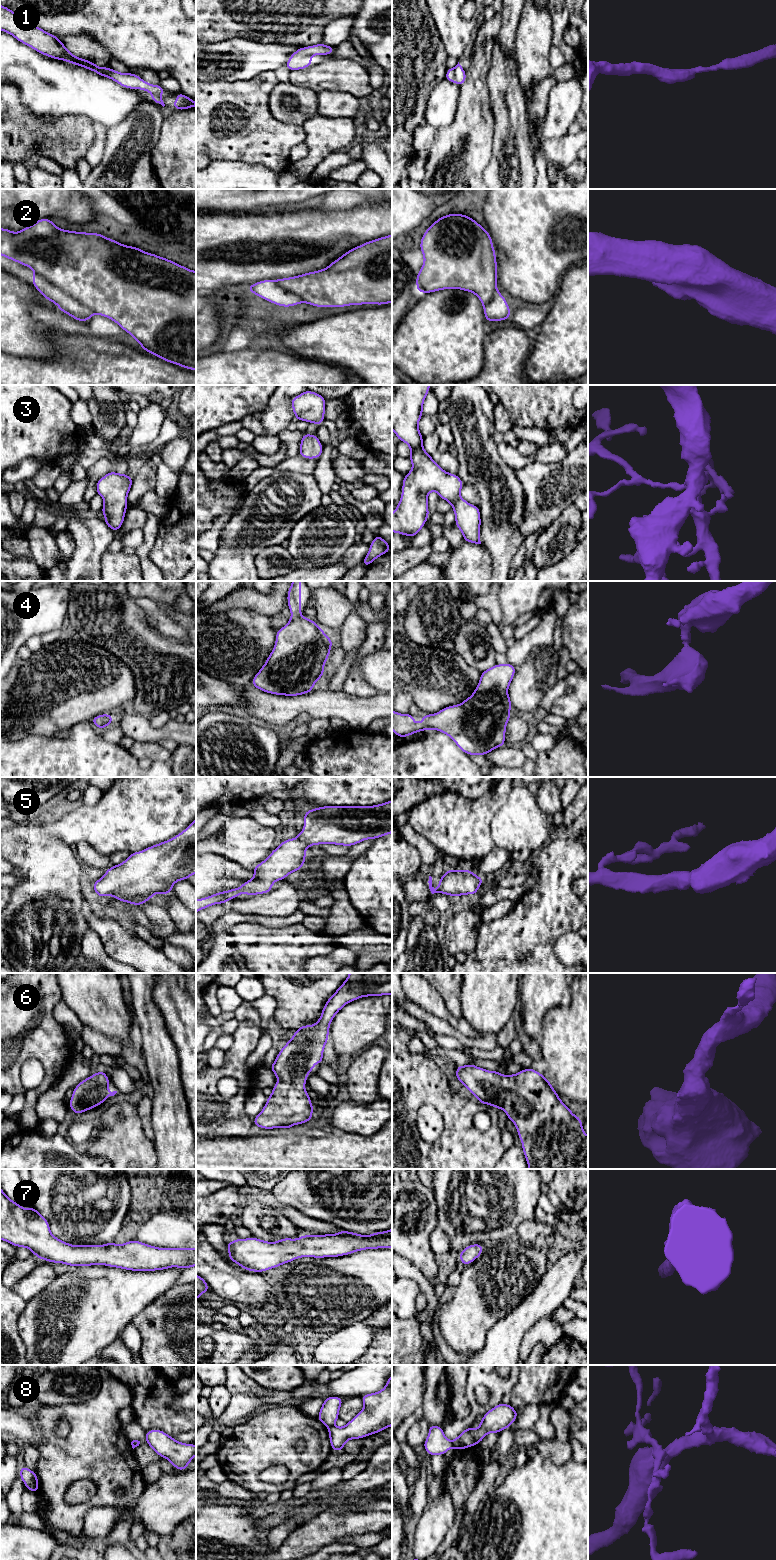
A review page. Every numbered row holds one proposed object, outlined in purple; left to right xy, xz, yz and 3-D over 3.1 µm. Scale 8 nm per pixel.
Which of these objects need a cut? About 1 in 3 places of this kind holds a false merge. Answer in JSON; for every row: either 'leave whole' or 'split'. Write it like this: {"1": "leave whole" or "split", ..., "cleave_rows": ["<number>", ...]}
{"1": "leave whole", "2": "split", "3": "leave whole", "4": "leave whole", "5": "leave whole", "6": "leave whole", "7": "leave whole", "8": "split", "cleave_rows": ["2", "8"]}

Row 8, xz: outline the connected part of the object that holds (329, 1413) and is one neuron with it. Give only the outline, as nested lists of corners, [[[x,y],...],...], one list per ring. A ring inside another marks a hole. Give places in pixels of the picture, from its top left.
[[[337,1396],[324,1399],[317,1419],[327,1427],[333,1426],[335,1421],[339,1419],[339,1410],[342,1403],[343,1398]]]

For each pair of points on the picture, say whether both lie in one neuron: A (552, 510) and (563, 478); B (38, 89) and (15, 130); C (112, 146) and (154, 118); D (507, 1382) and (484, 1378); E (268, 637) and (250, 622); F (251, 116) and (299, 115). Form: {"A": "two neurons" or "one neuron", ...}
{"A": "one neuron", "B": "two neurons", "C": "one neuron", "D": "one neuron", "E": "one neuron", "F": "two neurons"}

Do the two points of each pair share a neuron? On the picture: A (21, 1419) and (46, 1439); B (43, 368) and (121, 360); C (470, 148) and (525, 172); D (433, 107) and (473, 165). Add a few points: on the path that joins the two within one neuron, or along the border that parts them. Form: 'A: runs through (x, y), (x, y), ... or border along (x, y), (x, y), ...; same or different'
A: border along (38, 1427), (38, 1440), (36, 1443); different
B: runs through (62, 368), (102, 368); same
C: border along (493, 134), (492, 155), (481, 178); different
D: border along (457, 105), (452, 121), (436, 130); different

